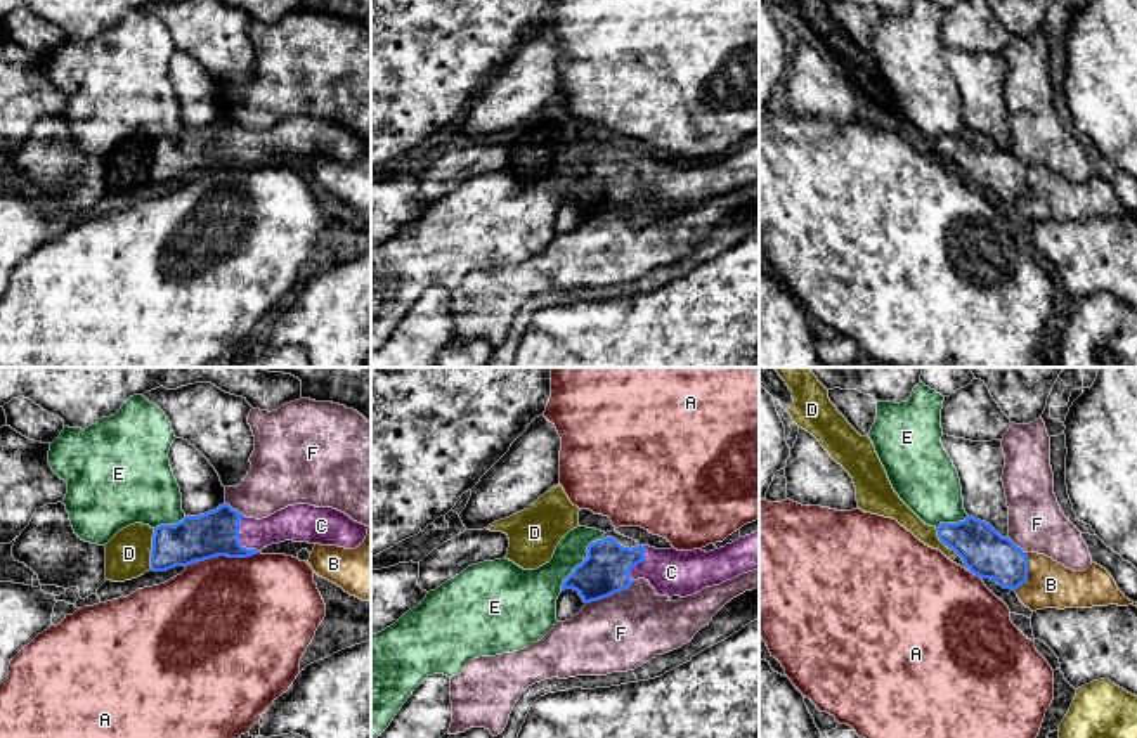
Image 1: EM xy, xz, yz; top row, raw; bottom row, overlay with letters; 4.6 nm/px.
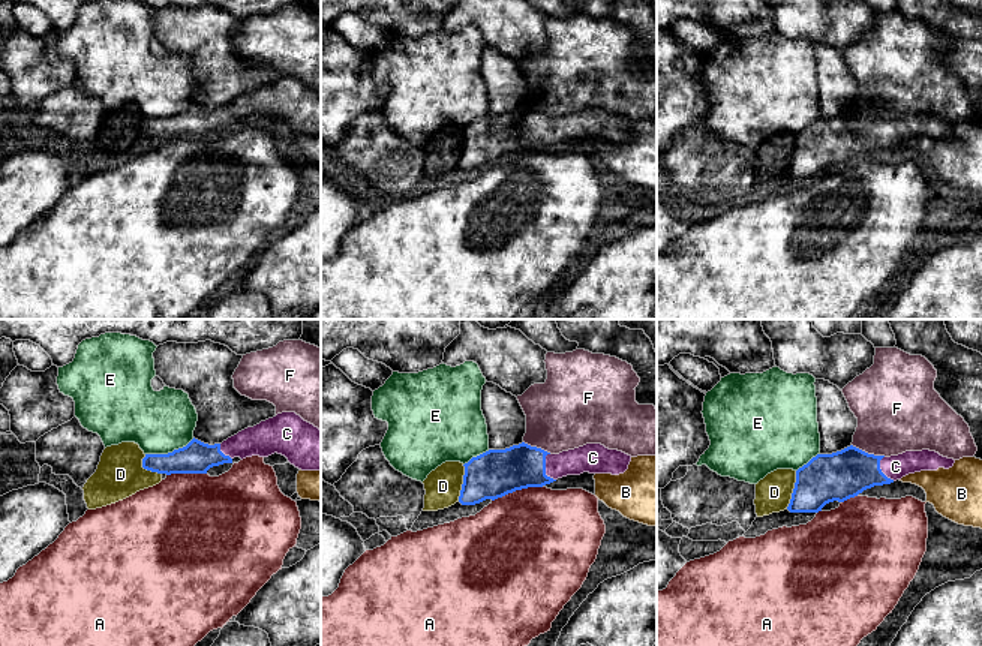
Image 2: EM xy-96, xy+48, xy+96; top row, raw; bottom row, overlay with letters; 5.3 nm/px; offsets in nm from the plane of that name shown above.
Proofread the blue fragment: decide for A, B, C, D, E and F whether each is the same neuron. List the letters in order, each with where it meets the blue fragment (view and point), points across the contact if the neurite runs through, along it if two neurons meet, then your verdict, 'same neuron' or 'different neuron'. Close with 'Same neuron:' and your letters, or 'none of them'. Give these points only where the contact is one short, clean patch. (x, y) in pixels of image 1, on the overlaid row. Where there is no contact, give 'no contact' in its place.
A: xy (222, 555) | different neuron
B: yz (1026, 574) | different neuron
C: xy (238, 539) | across xy (214, 534), (238, 539), (288, 524) | same neuron
D: xy (153, 550) | different neuron
E: xz (581, 563) | different neuron
F: xz (610, 595) | different neuron
Same neuron: C

